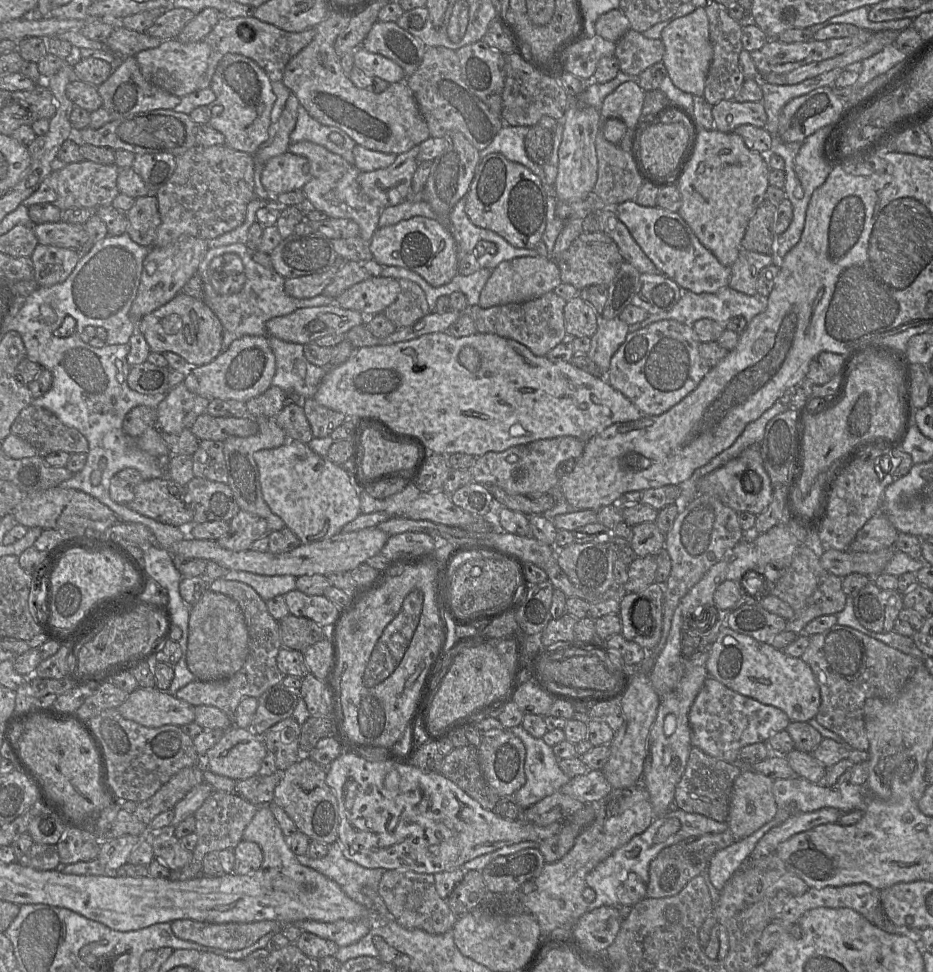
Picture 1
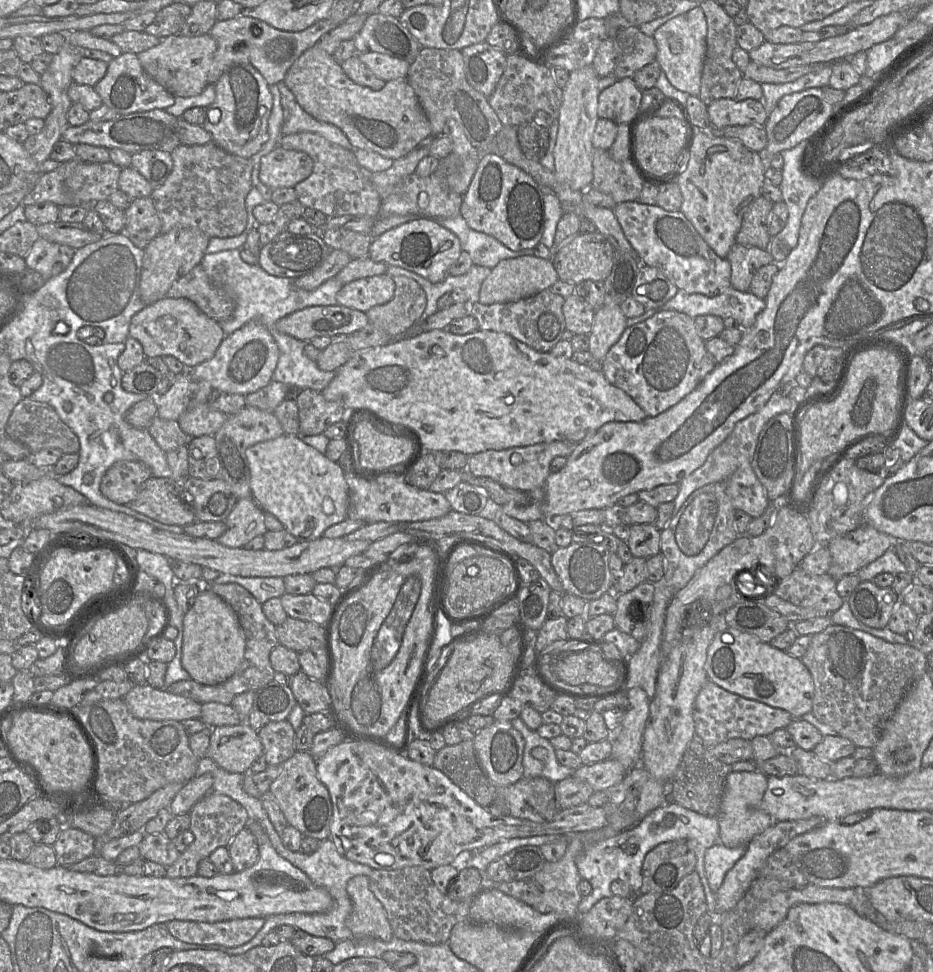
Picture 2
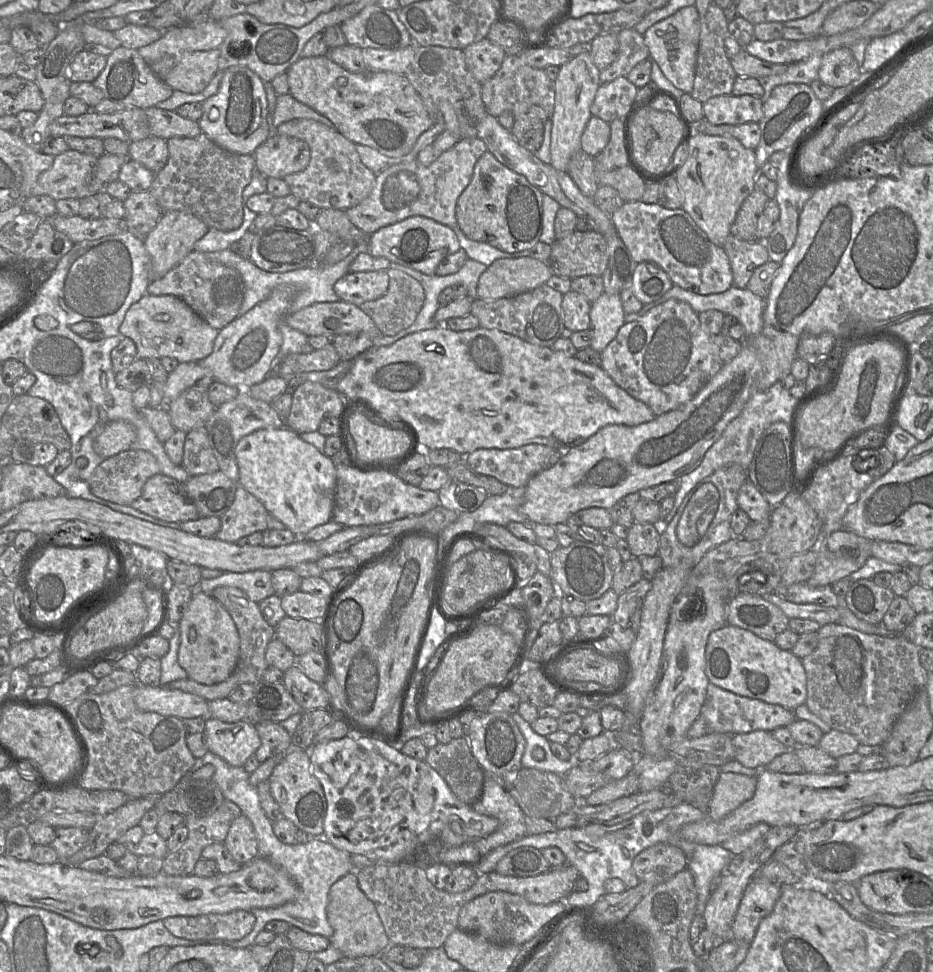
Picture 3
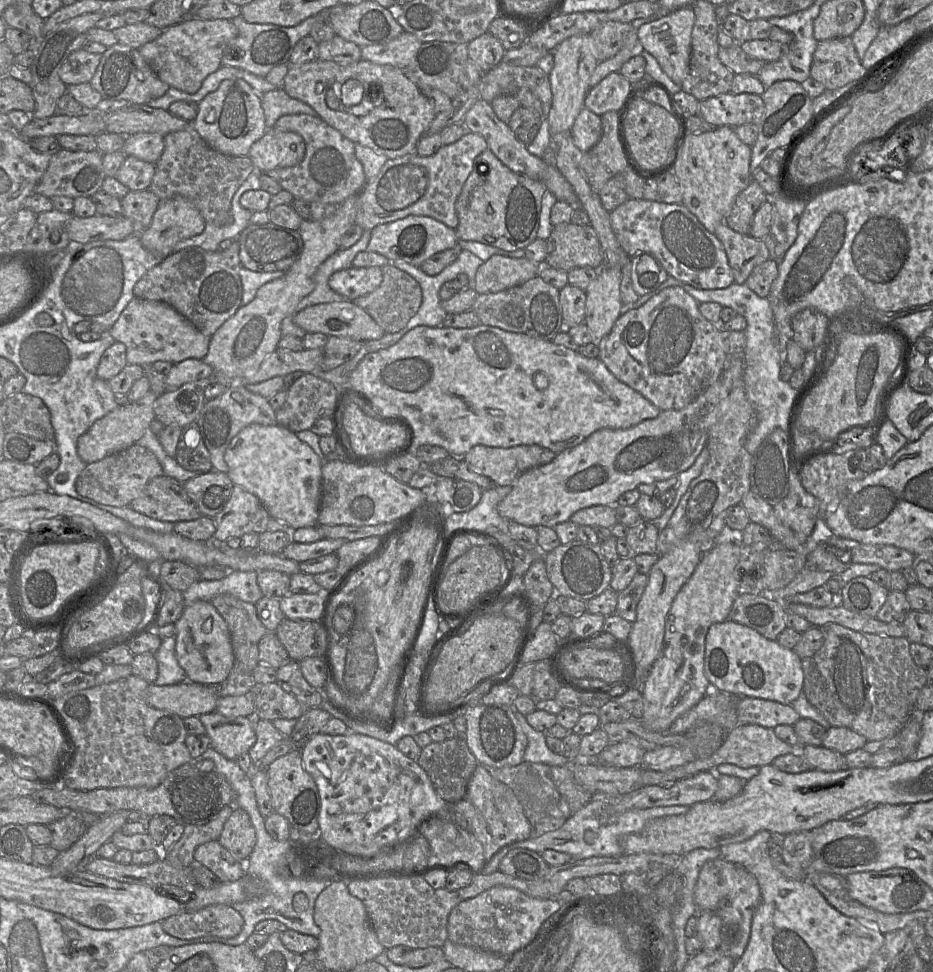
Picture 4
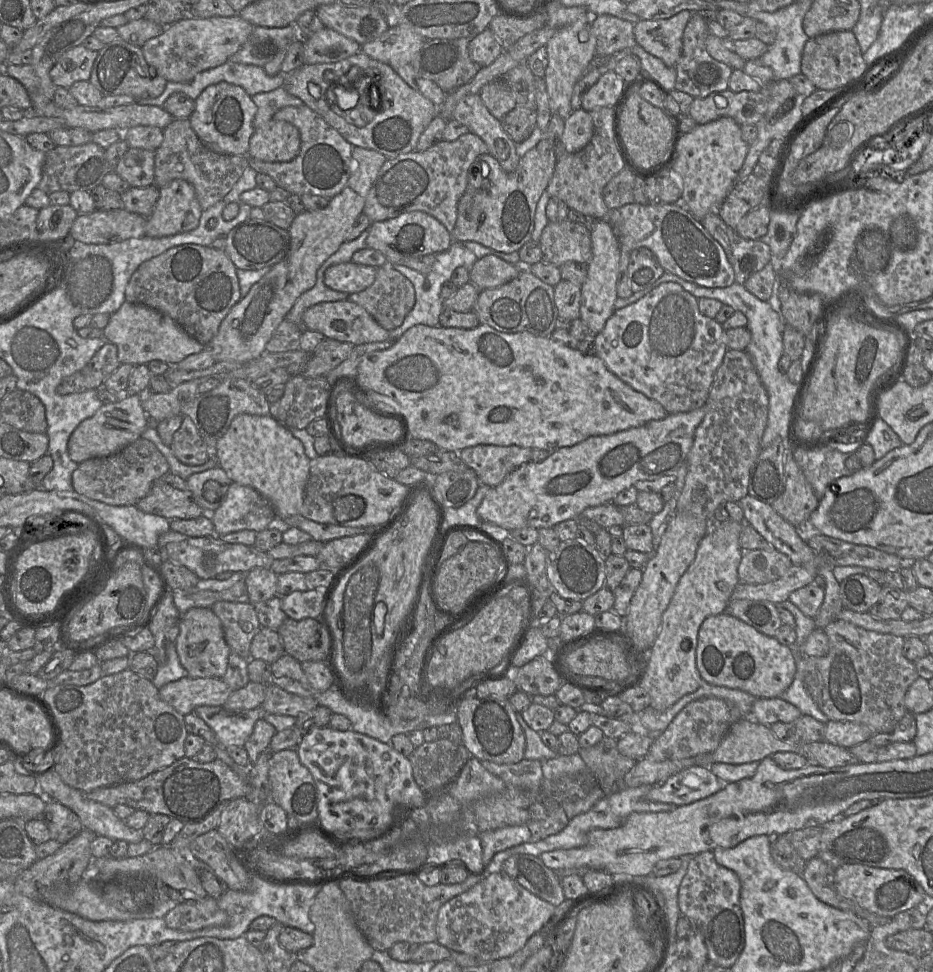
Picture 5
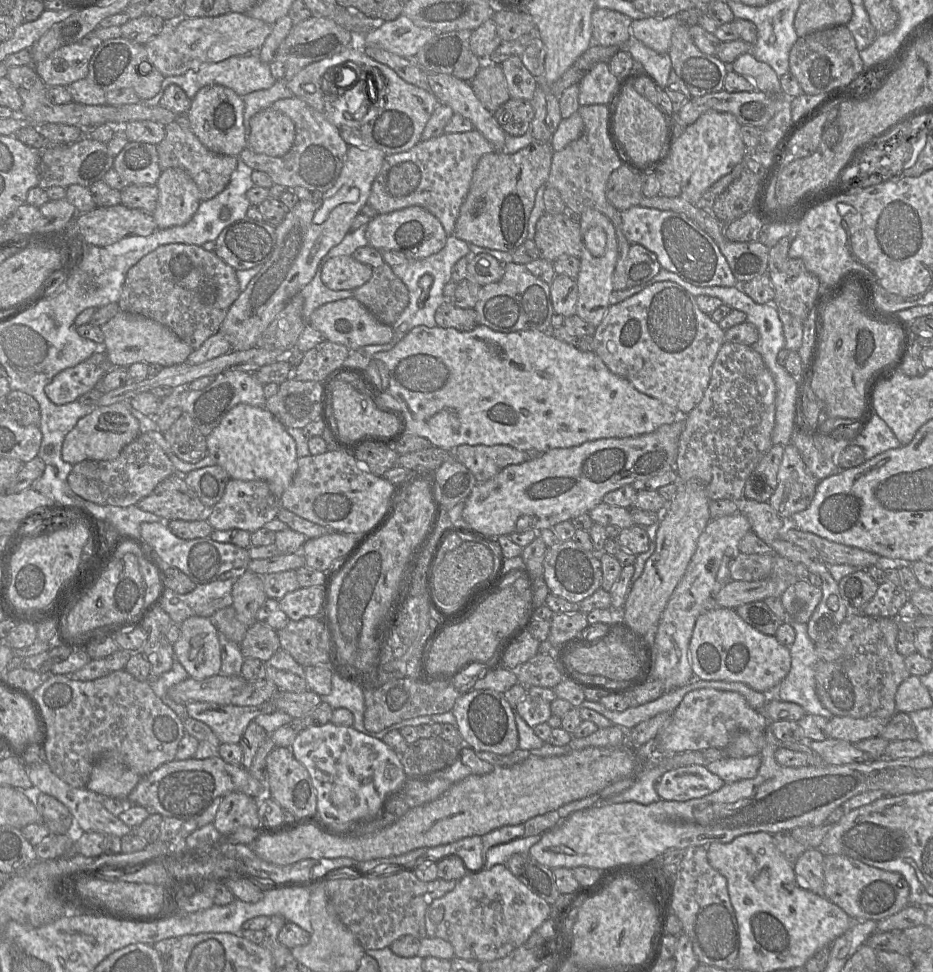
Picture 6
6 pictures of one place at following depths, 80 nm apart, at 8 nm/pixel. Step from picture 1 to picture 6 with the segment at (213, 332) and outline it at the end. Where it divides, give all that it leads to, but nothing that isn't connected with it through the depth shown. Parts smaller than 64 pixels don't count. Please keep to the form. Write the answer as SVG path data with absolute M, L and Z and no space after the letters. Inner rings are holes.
M119 311L100 328L104 334L105 352L116 367L129 367L137 362L169 367L185 363L194 351L166 326L138 314Z

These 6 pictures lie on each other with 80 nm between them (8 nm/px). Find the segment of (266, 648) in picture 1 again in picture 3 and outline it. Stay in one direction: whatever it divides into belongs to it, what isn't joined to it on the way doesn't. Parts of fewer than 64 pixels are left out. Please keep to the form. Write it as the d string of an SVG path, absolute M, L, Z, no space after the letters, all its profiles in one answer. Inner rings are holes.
M220 586L215 588L211 595L229 612L239 633L239 658L234 671L226 680L213 685L201 684L190 678L186 678L172 681L164 686L170 689L179 689L184 692L195 694L207 701L227 698L240 684L257 684L262 681L263 673L269 667L265 658L266 648L269 642L275 638L275 628L266 622L259 609L258 603L252 601L244 591L237 587Z

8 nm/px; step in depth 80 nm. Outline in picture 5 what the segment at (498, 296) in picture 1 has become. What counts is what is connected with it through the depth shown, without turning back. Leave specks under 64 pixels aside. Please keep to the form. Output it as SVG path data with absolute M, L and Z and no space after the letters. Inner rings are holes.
M495 255L478 258L469 269L470 282L480 290L501 286L516 278L520 267Z

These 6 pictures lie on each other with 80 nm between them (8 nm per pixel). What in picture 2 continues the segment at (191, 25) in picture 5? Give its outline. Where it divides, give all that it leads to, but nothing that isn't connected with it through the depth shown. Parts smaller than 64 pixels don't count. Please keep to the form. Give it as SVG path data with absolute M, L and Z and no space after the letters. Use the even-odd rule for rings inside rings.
M209 33L195 37L173 34L137 57L145 72L175 97L191 97L199 95L207 86L216 49L217 42Z

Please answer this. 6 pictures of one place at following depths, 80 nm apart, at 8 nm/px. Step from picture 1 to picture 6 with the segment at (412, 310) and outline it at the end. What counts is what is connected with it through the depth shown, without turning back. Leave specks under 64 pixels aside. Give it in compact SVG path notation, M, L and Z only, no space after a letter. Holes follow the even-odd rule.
M386 263L373 268L368 282L354 290L354 298L376 318L392 326L409 304L409 290Z

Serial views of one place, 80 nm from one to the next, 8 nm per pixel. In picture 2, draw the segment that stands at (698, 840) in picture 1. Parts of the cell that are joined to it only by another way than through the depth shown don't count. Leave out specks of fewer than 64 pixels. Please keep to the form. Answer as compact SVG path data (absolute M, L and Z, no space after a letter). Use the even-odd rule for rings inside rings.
M686 840L659 844L649 851L644 858L641 868L642 886L638 895L668 892L674 889L686 875L695 871L696 863L695 852L687 845Z

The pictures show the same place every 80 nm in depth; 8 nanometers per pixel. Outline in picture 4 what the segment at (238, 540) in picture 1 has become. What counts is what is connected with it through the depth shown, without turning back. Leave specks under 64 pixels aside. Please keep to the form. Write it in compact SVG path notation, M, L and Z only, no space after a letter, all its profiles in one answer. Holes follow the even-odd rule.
M234 485L226 506L211 518L216 526L214 539L225 542L228 538L246 533L260 534L267 531L271 516L254 494Z

